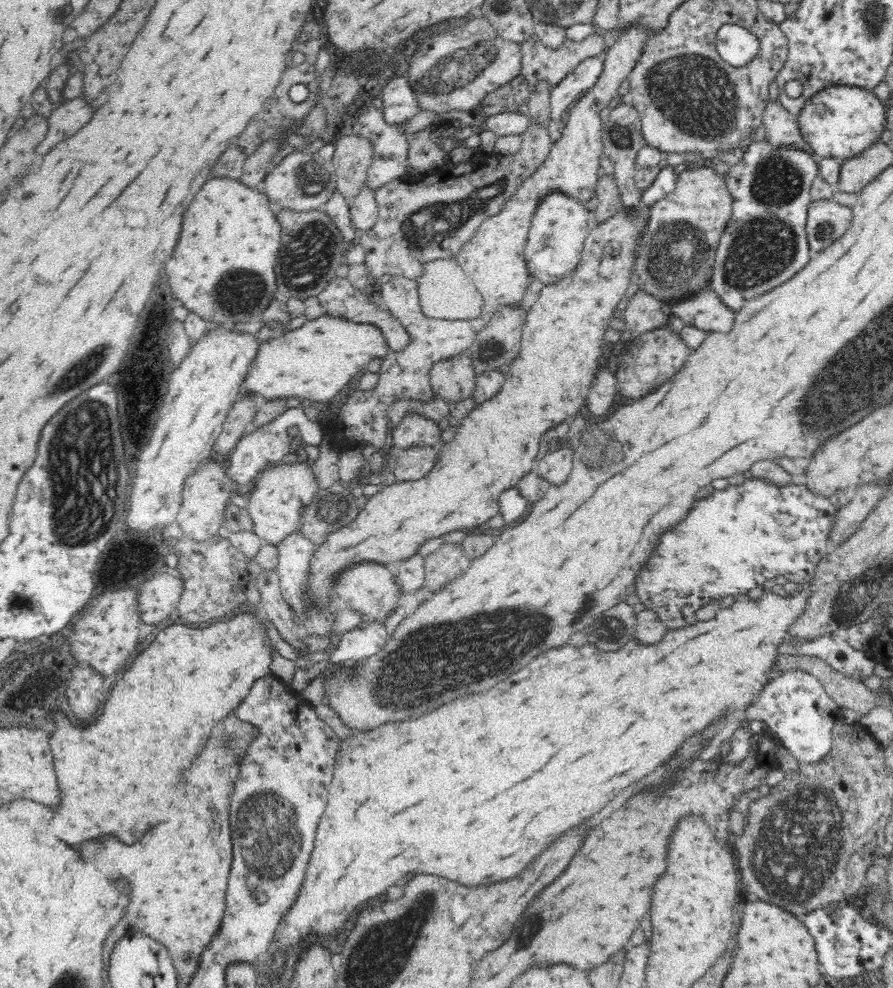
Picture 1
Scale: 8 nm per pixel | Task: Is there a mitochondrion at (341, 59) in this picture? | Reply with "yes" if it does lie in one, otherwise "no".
no

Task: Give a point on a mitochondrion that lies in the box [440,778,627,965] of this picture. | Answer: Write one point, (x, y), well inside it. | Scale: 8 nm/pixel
(536, 922)

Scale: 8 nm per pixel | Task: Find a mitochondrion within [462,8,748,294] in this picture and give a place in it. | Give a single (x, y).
(694, 94)

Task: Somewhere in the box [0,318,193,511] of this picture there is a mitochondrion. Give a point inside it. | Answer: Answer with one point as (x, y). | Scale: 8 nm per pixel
(87, 364)

